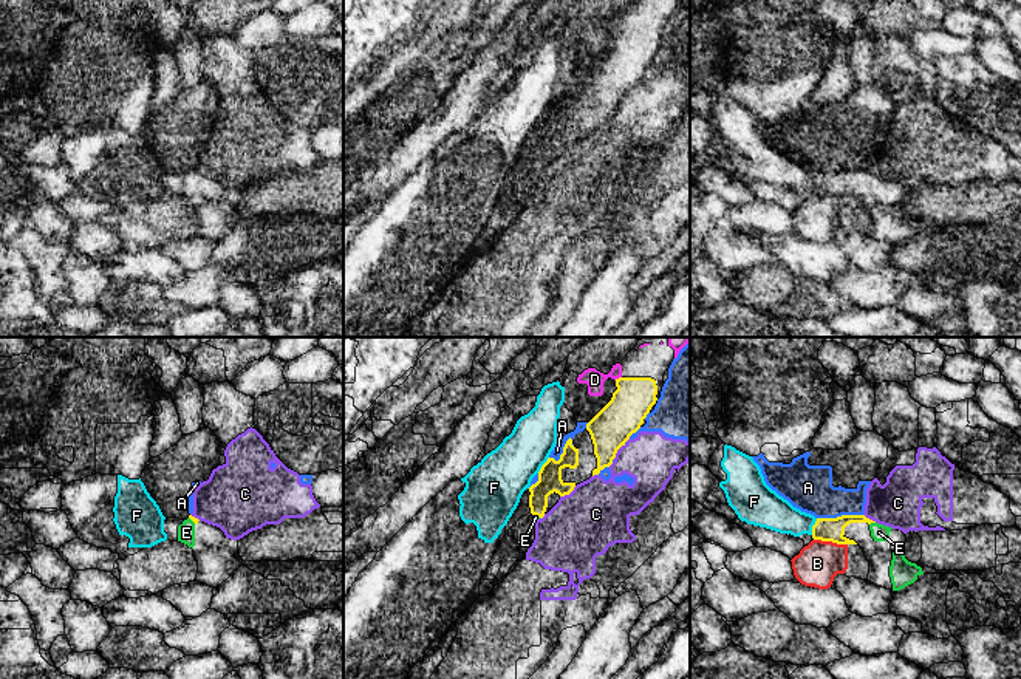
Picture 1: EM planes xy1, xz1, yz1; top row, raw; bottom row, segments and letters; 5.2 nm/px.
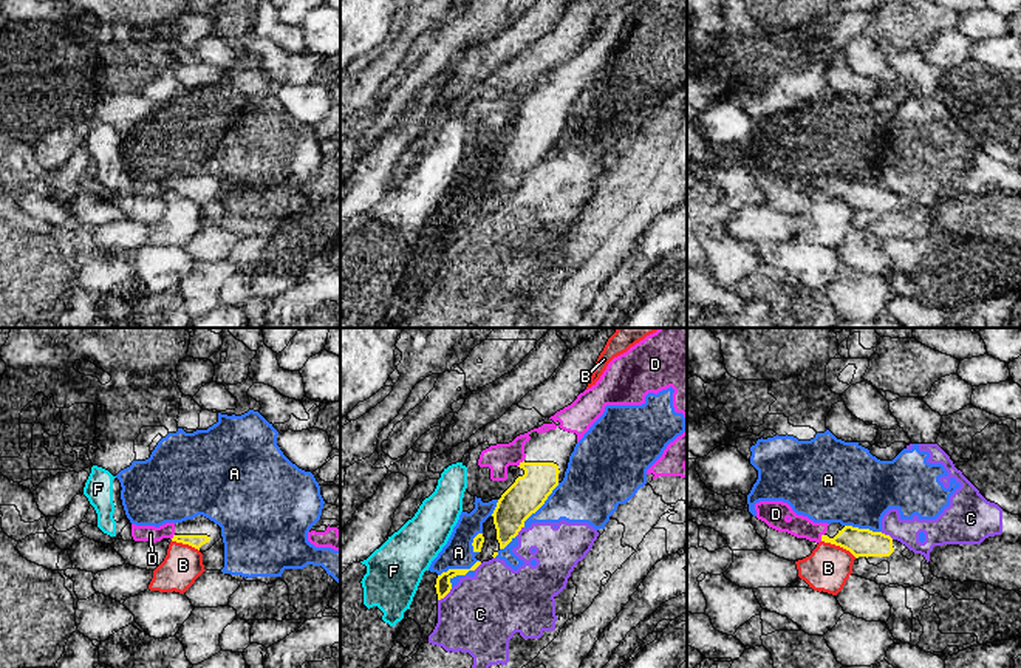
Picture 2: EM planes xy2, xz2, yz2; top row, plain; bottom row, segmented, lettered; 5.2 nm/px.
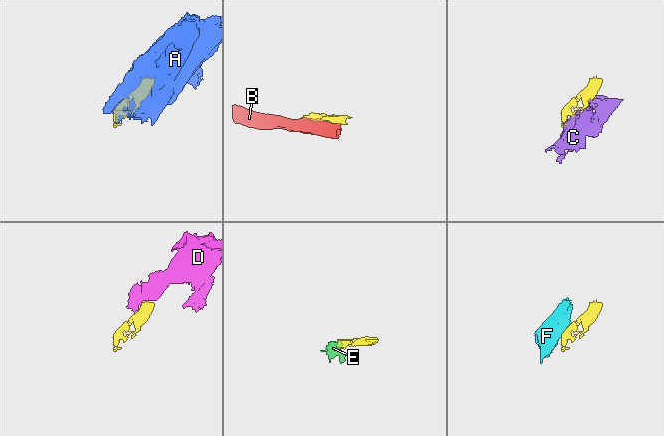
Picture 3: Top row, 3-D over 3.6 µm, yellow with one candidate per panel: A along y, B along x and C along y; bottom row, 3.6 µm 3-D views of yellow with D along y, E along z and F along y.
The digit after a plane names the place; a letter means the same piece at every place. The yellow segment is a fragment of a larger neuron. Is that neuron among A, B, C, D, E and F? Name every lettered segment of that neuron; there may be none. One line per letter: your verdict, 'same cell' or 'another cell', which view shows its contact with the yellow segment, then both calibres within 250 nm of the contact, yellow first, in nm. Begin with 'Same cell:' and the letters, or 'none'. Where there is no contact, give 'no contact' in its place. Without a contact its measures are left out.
Same cell: D, E
A: another cell; contact in xz2; calibres 80 and 160 nm
B: another cell; contact in yz2; calibres 140 and 240 nm
C: another cell; contact in xz1; calibres 130 and 360 nm
D: same cell; contact in xz2; calibres 190 and 140 nm
E: same cell; contact in yz1; calibres 130 and 90 nm
F: another cell; contact in yz1; calibres 130 and 190 nm

